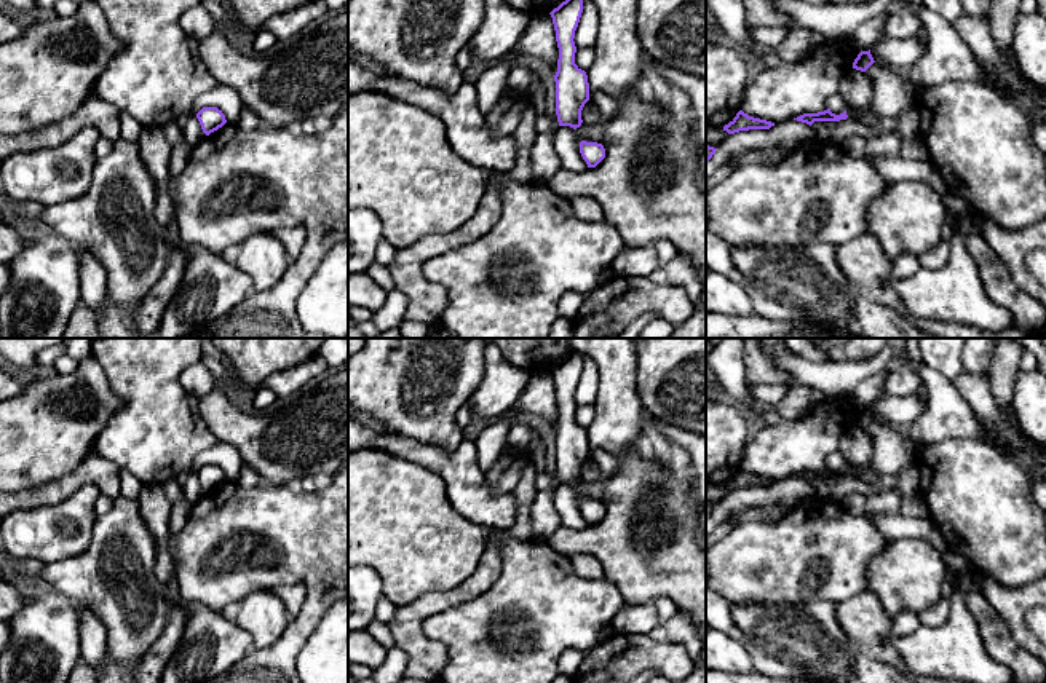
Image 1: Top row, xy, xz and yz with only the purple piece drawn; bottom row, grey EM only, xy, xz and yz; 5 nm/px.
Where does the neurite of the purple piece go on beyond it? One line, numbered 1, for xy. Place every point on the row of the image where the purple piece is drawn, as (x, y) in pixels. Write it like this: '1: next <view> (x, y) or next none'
1: next none

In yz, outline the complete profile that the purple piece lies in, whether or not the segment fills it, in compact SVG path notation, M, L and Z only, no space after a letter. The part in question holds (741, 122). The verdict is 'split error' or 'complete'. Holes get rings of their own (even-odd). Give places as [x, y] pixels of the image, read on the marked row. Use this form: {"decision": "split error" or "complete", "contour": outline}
{"decision": "complete", "contour": "M739 110L736 116L723 126L723 131L727 131L728 134L735 134L749 129L770 129L771 126L775 126L775 123L749 116L747 113Z"}

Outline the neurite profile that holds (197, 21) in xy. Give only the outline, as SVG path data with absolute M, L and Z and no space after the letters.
M195 5L182 13L179 24L193 40L208 37L214 30L214 18L201 5Z

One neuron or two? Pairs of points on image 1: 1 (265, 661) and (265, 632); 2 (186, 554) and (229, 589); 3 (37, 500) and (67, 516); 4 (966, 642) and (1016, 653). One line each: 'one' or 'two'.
1: two
2: one
3: two
4: two

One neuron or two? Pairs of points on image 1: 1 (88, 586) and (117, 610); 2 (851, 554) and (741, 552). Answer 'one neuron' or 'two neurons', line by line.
1: one neuron
2: one neuron

